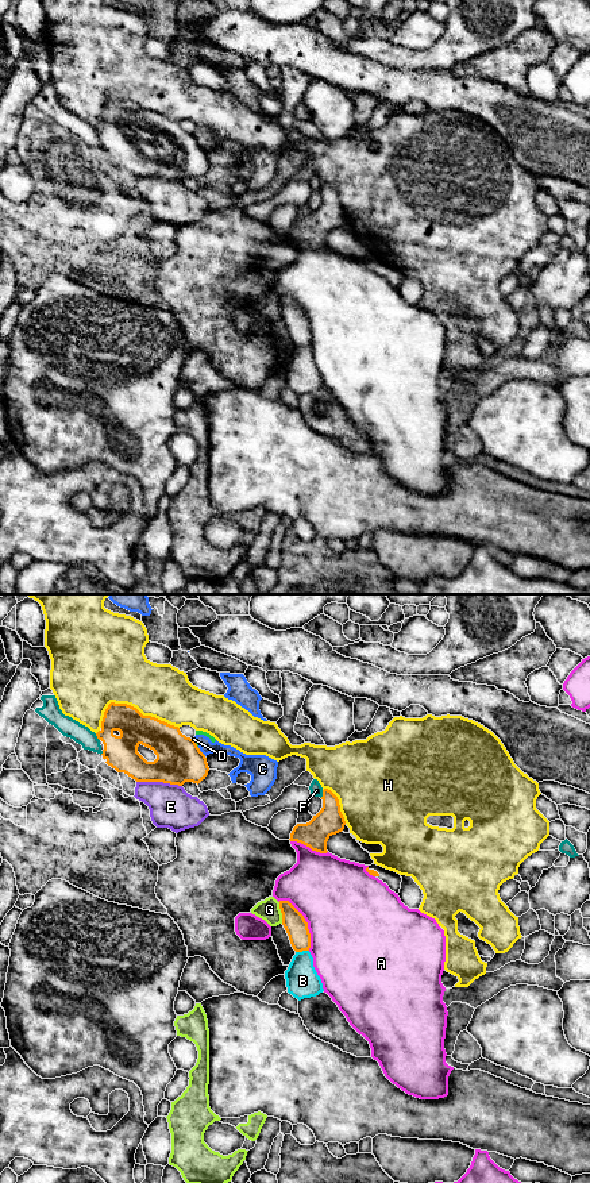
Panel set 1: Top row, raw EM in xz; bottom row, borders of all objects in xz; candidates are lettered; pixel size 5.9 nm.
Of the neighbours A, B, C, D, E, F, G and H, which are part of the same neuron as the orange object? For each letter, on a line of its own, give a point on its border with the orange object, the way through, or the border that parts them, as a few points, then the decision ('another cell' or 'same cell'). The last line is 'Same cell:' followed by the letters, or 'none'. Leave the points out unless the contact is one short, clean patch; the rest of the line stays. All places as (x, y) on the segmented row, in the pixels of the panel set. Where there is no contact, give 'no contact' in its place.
A: meets orange in xz at (305, 921); another cell
B: meets orange in xz at (301, 951); another cell
C: meets orange in xz at (200, 751); another cell
D: meets orange in xz at (195, 743); border along xz (192, 739), (197, 747); another cell
E: meets orange in xz at (159, 781); another cell
F: meets orange in xz at (323, 794); another cell
G: meets orange in xz at (281, 912); border along xz (278, 902), (282, 923); another cell
H: meets orange in xz at (135, 708); another cell
Same cell: none

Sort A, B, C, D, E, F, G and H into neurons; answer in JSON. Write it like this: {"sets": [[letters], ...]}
{"sets": [["A"], ["B"], ["C", "D", "G"], ["E"], ["F"], ["H"]]}

